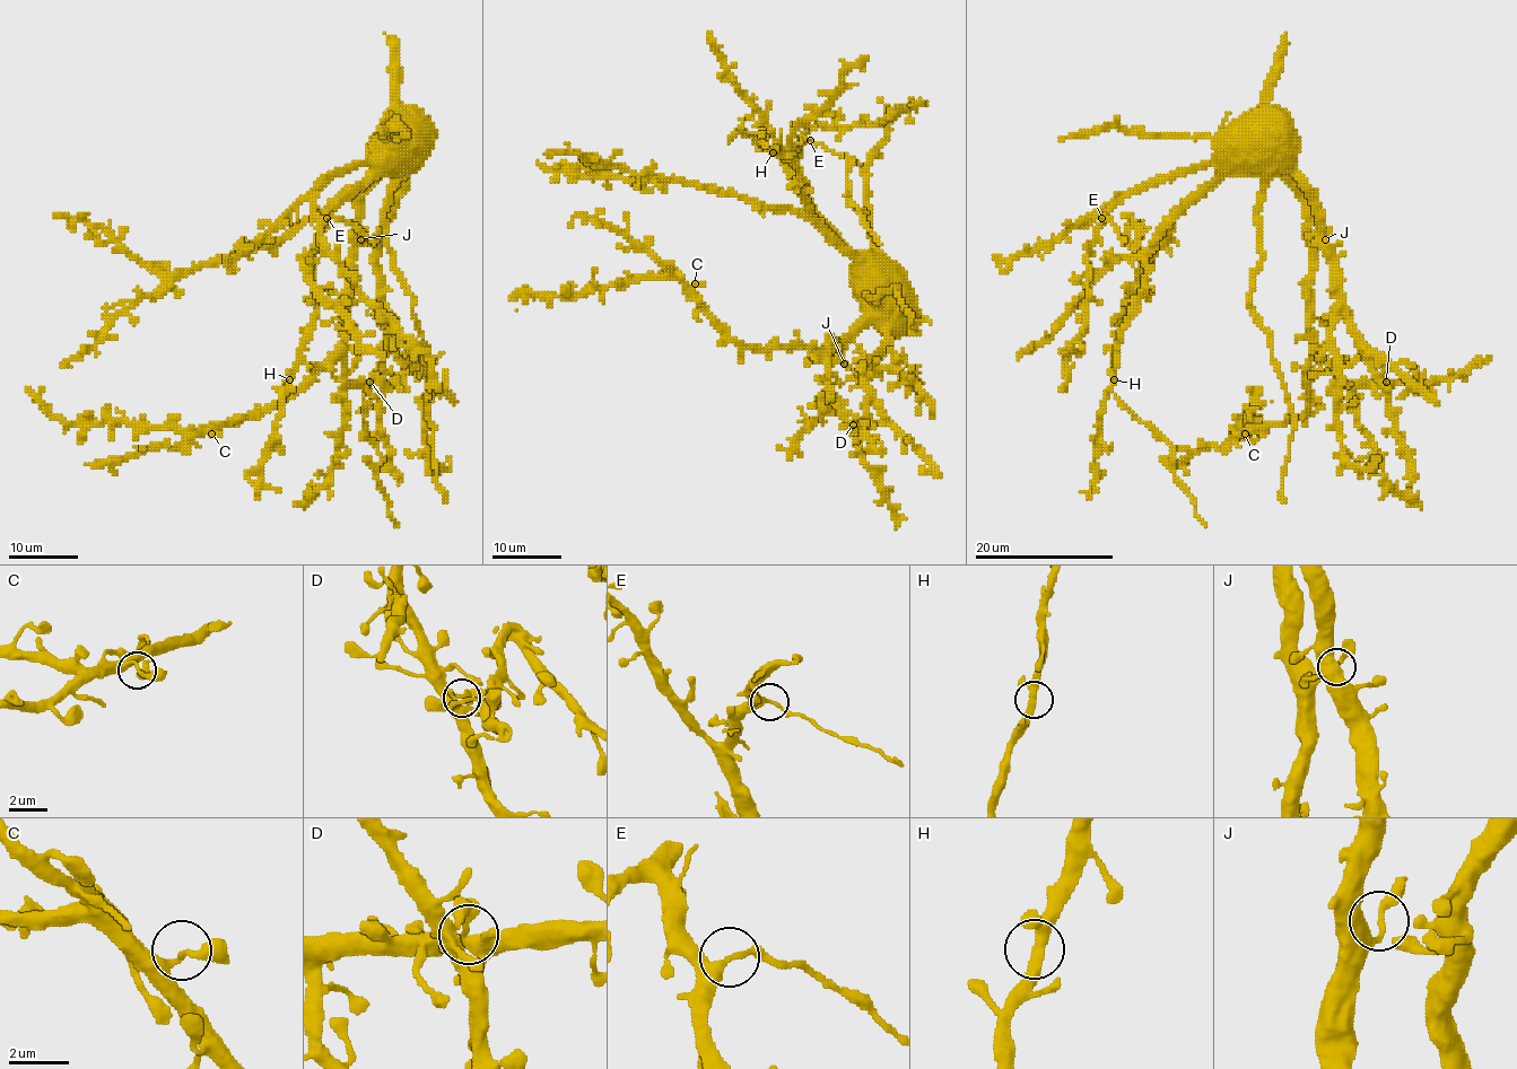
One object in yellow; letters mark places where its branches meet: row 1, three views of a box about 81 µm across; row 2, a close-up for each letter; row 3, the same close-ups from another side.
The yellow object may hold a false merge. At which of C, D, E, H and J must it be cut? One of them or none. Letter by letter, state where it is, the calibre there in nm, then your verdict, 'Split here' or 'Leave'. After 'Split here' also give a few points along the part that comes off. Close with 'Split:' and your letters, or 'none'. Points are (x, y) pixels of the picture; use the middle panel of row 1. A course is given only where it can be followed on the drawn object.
C: Place: (695, 283). Thickness 200 nm. Leave
D: Place: (853, 425). Thickness 320 nm. Leave
E: Place: (810, 140). Thickness 240 nm. Split here. Course of the part to remove: (810, 141), (860, 164)
H: Place: (773, 152). Thickness 320 nm. Leave
J: Place: (844, 364). Thickness 150 nm. Leave
Split: E

